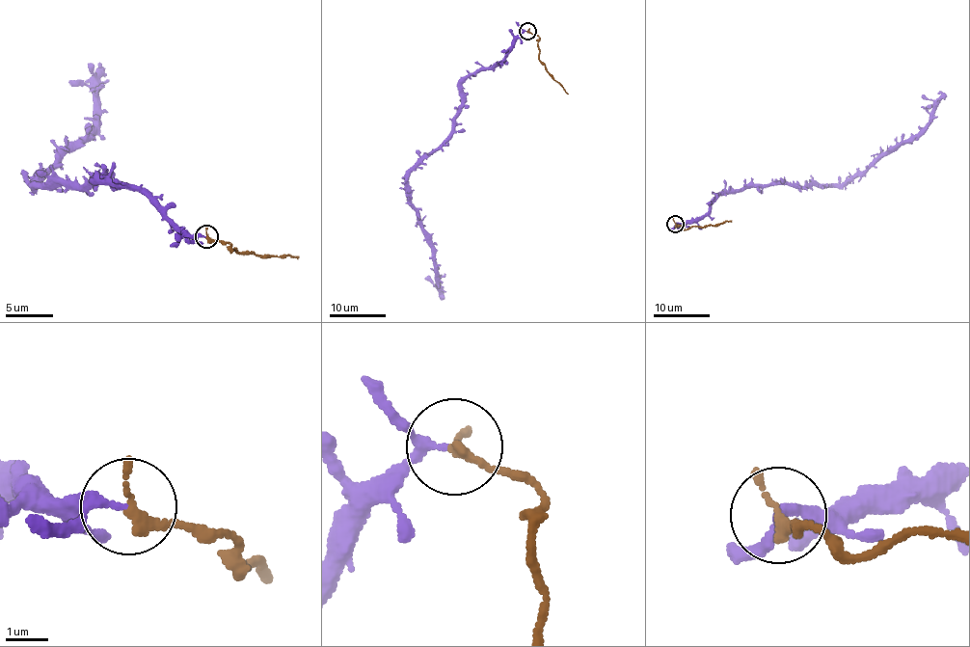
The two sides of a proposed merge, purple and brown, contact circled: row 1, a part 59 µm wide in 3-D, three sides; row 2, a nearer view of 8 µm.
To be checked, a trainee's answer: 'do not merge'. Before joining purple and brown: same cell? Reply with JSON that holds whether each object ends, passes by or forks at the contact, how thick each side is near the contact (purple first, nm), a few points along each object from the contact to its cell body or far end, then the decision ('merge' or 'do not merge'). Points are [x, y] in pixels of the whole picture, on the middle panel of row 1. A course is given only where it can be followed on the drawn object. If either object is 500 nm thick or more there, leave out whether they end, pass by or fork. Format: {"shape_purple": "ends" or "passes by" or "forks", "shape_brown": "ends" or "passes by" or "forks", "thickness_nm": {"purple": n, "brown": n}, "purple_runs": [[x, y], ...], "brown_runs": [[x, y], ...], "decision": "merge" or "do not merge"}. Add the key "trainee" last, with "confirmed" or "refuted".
{"shape_purple": "passes by", "shape_brown": "ends", "thickness_nm": {"purple": 150, "brown": 300}, "purple_runs": [[527, 31], [503, 61], [471, 73], [454, 130], [408, 177], [410, 203], [439, 285], [438, 276]], "brown_runs": [[527, 31], [539, 38], [540, 62], [567, 94]], "decision": "do not merge", "trainee": "confirmed"}

